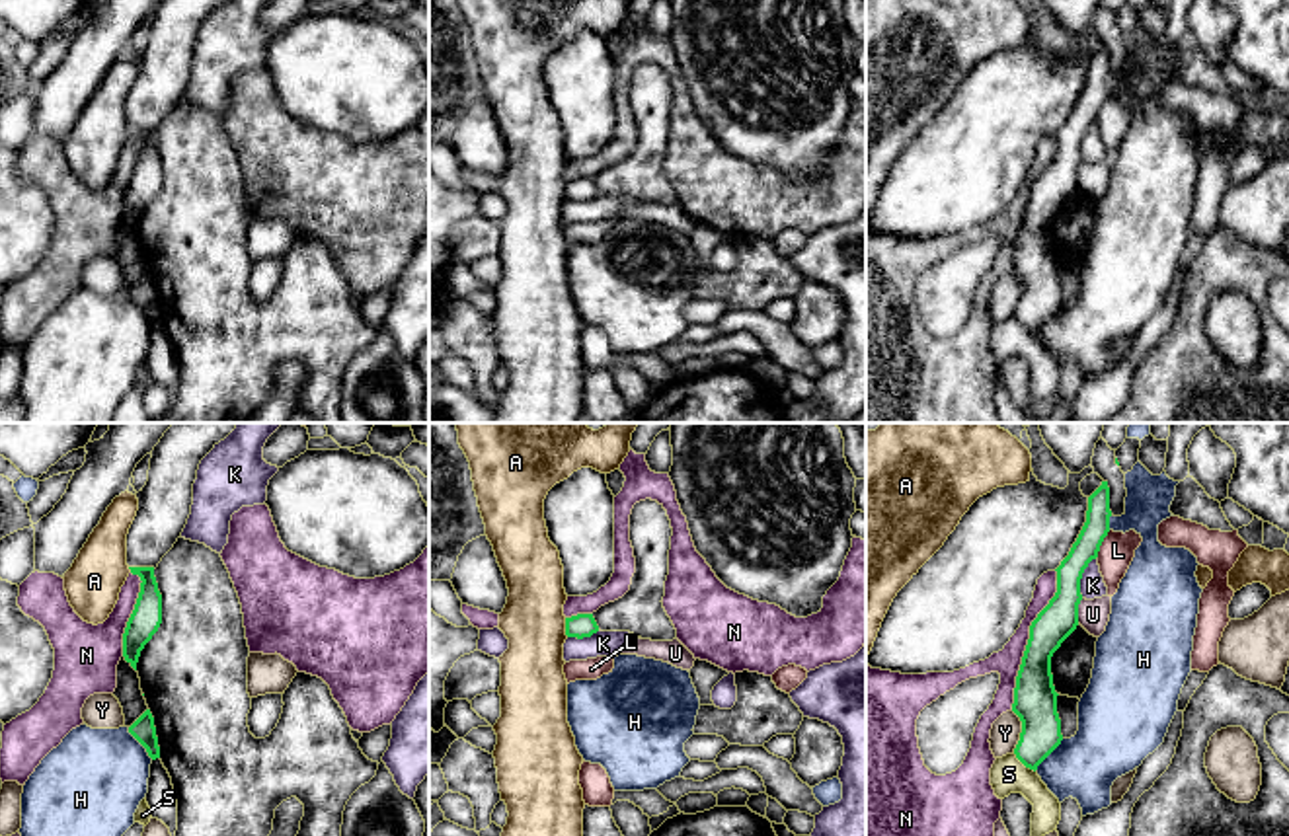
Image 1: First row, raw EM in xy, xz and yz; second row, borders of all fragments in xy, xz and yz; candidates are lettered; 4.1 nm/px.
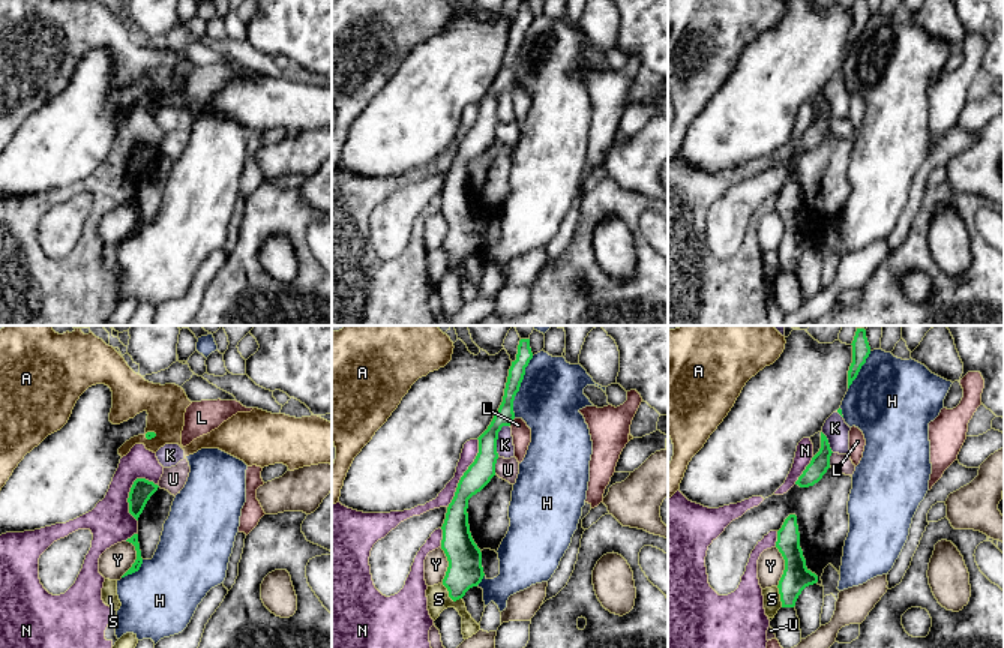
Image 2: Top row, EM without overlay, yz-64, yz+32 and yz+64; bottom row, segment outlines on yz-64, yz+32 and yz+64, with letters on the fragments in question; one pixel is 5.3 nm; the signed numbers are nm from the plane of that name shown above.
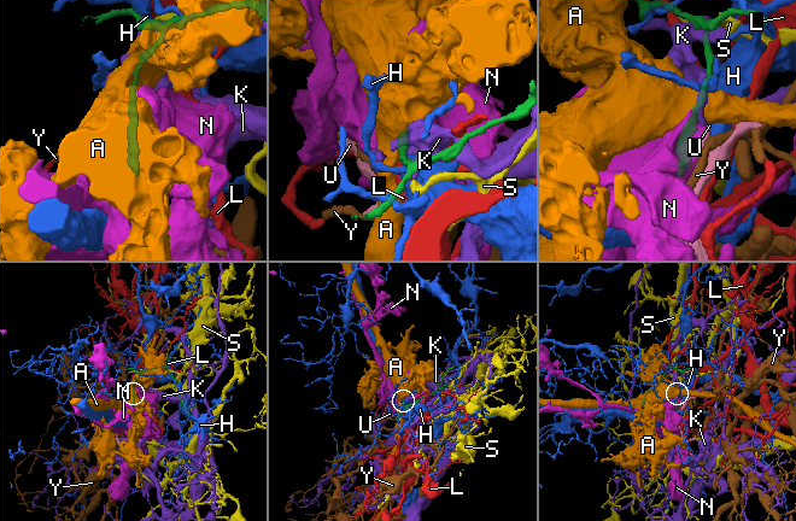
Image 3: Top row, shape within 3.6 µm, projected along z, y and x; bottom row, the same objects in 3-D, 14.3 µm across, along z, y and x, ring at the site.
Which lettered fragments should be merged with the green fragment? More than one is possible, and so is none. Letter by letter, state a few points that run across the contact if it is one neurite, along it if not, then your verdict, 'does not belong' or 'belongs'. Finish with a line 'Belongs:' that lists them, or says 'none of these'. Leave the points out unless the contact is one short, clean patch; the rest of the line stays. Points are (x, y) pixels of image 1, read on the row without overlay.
A: line xz (564, 182), (564, 195), (568, 199); does not belong
H: does not belong
K: does not belong
L: line yz (1110, 94), (1096, 119); does not belong
N: does not belong
S: line yz (1013, 316), (1034, 336); does not belong
U: line yz (1083, 162), (1077, 186); does not belong
Y: line yz (1013, 273), (1020, 285), (1020, 303), (1015, 314); does not belong
Belongs: none of these

